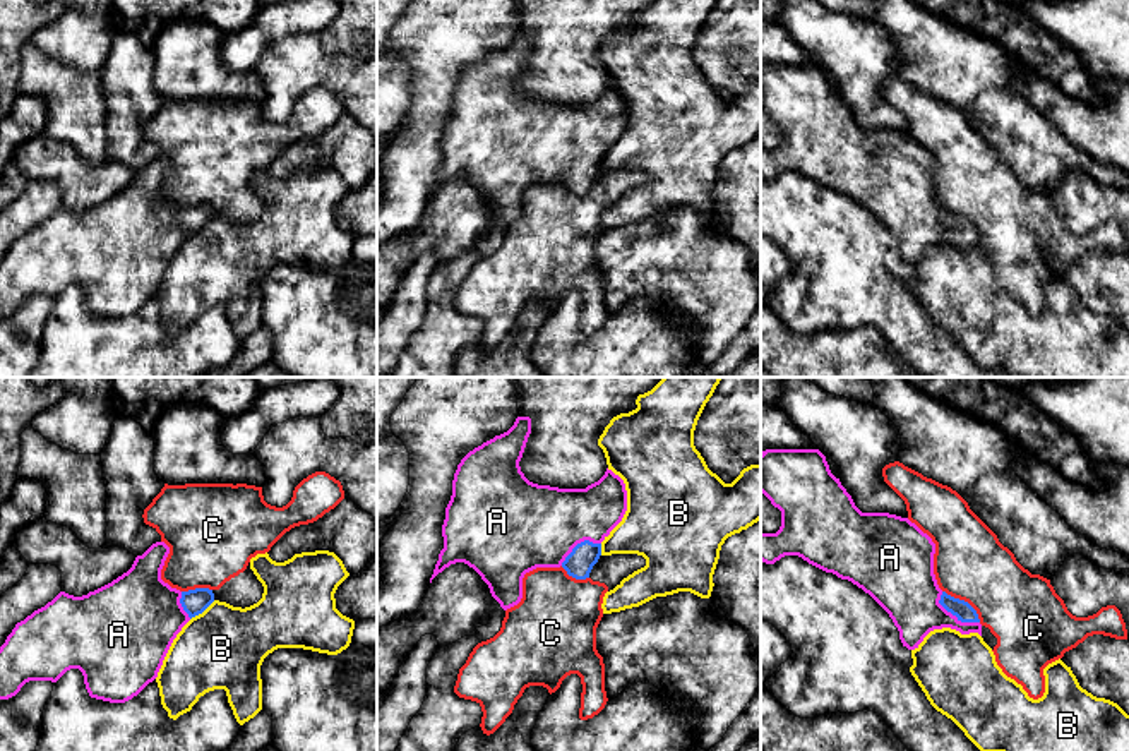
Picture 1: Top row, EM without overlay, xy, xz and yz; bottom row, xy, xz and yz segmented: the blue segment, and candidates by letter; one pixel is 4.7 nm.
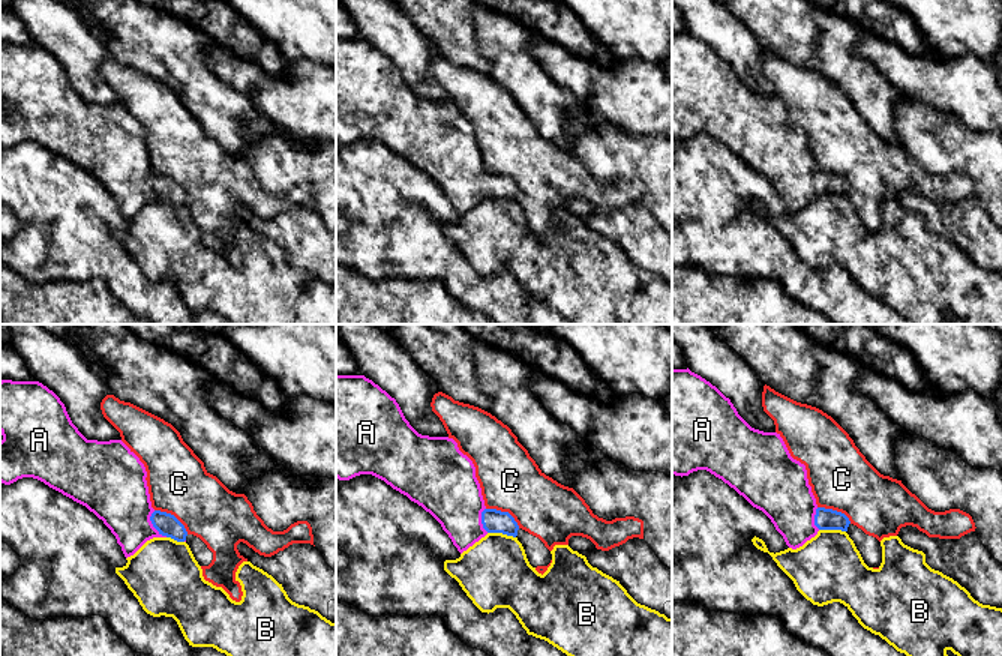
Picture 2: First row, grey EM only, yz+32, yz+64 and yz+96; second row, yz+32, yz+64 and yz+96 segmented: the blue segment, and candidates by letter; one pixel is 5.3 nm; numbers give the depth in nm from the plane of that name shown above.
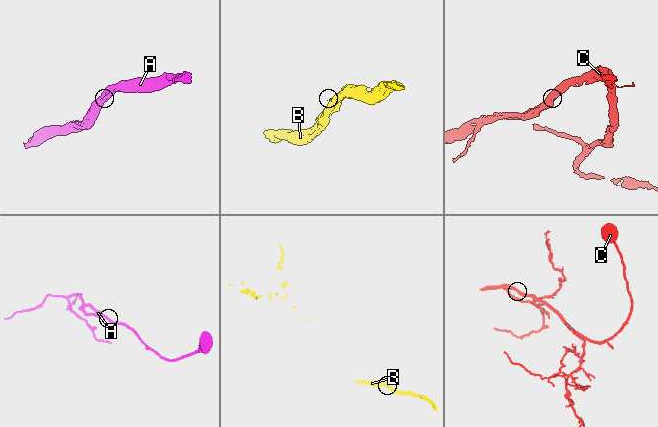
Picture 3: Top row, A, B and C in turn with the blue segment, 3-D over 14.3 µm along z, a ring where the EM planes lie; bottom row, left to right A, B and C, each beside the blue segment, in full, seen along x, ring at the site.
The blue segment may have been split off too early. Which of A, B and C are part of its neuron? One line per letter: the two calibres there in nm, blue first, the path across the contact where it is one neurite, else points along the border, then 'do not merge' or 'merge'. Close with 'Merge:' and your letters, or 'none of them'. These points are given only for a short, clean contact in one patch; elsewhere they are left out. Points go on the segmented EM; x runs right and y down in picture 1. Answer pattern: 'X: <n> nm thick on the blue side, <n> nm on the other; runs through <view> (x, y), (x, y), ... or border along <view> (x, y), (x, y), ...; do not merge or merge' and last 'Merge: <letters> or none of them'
A: 90 nm thick on the blue side, 280 nm on the other; runs through yz (963, 611), (955, 614), (924, 607), (908, 592); merge
B: 120 nm thick on the blue side, 380 nm on the other; border along xy (215, 600), (191, 619); do not merge
C: 90 nm thick on the blue side, 340 nm on the other; border along yz (943, 590), (963, 599), (980, 621); do not merge
Merge: A

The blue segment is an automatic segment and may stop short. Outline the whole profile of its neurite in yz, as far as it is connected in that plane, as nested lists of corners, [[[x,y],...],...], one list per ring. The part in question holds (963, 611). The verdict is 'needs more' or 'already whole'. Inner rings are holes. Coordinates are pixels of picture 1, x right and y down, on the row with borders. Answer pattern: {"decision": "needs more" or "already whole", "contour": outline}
{"decision": "needs more", "contour": [[[766,449],[761,453],[761,492],[781,511],[781,526],[776,533],[761,532],[761,561],[774,564],[785,556],[798,556],[809,564],[848,580],[869,593],[893,619],[899,640],[908,650],[918,648],[923,638],[942,628],[961,634],[978,633],[982,624],[977,610],[965,600],[942,592],[934,574],[935,544],[908,518],[889,513],[862,513],[846,489],[836,478],[826,456],[819,449]]]}

